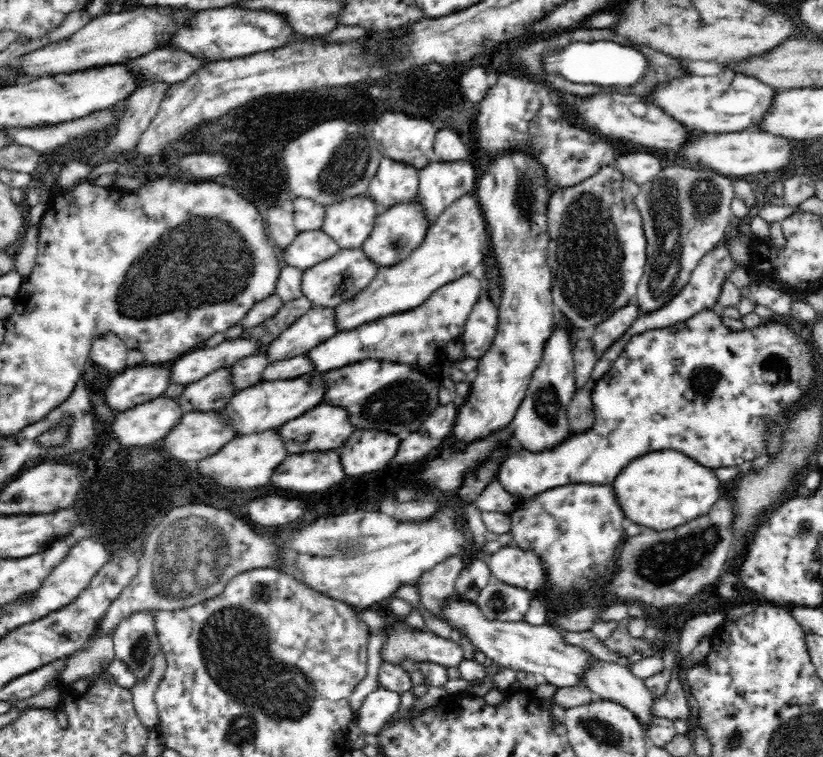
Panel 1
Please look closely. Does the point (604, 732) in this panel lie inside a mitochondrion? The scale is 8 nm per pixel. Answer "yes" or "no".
yes

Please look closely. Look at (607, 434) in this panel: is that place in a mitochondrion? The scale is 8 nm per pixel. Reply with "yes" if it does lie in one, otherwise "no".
no

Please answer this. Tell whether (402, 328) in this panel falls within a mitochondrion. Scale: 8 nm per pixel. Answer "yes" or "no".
no

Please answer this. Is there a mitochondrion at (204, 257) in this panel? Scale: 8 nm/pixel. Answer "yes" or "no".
yes

